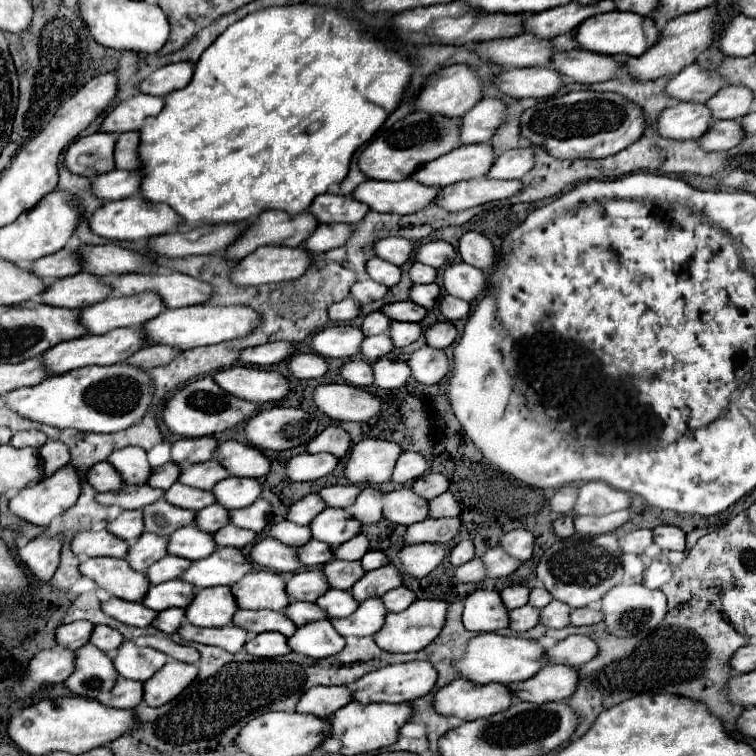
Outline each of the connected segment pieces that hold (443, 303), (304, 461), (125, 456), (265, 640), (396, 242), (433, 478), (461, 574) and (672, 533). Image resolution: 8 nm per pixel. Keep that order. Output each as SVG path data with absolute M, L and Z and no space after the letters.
M444 296L440 300L440 310L442 310L442 316L450 322L454 320L462 320L462 318L468 318L470 314L470 304L460 300L460 298L454 298L454 296Z
M300 454L286 464L286 472L294 482L308 482L328 476L338 464L338 458L332 454Z
M122 448L110 454L108 458L110 464L114 464L114 468L120 472L122 478L130 478L124 480L126 484L146 484L150 474L152 474L152 466L146 460L146 452L142 448Z
M262 632L258 636L250 636L250 640L246 642L246 650L252 656L274 658L274 656L288 654L290 652L290 646L288 646L286 636L282 636L278 632Z
M384 238L374 244L374 250L376 250L376 256L380 256L382 260L402 266L406 260L410 260L414 246L406 238Z
M426 474L426 476L422 476L420 480L416 480L414 482L414 492L416 494L420 494L422 498L428 498L428 500L432 500L432 498L436 498L436 496L440 496L442 492L446 492L448 490L448 486L450 486L450 482L448 482L448 478L444 476L444 474Z
M474 558L456 568L456 578L460 582L482 582L486 578L486 568L482 558Z
M656 526L654 542L662 550L684 550L686 548L686 532L678 526Z

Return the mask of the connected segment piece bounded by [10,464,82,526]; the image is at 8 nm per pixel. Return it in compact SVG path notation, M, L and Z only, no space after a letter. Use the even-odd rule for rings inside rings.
M74 466L56 470L50 478L40 480L34 486L20 490L10 500L10 510L26 522L48 526L50 520L68 510L82 490L82 480Z

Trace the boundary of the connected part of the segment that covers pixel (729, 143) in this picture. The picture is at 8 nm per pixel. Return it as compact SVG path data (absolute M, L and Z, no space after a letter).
M716 120L712 128L700 138L700 146L708 152L720 152L738 146L742 138L746 138L746 130L742 130L736 120Z

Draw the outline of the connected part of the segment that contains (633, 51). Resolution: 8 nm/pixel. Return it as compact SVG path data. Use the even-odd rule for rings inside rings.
M606 12L606 14L596 14L582 22L578 26L576 40L580 48L586 48L590 52L600 52L600 54L614 54L614 56L642 56L654 42L660 38L660 28L650 16L640 16L640 14L630 14L630 12Z

